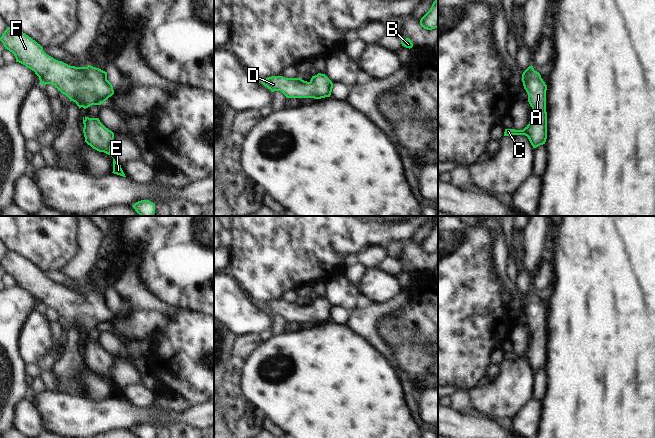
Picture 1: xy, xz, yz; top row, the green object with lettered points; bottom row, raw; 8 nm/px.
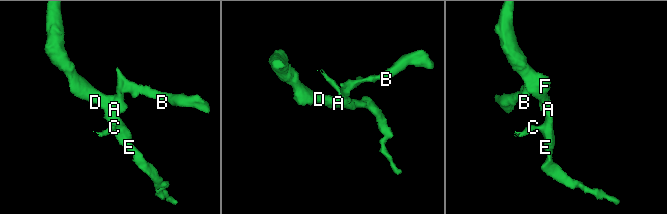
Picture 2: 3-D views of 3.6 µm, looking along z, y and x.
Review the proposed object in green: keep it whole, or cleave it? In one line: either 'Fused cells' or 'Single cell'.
Single cell.

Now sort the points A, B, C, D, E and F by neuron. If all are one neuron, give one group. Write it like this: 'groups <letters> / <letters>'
groups A B C D E F

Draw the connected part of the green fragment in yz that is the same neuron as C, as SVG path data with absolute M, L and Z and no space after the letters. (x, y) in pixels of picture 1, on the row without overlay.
M532 289L523 296L522 306L528 318L528 326L533 334L532 341L523 354L505 353L504 360L525 359L533 372L536 372L545 368L547 363L547 309Z

